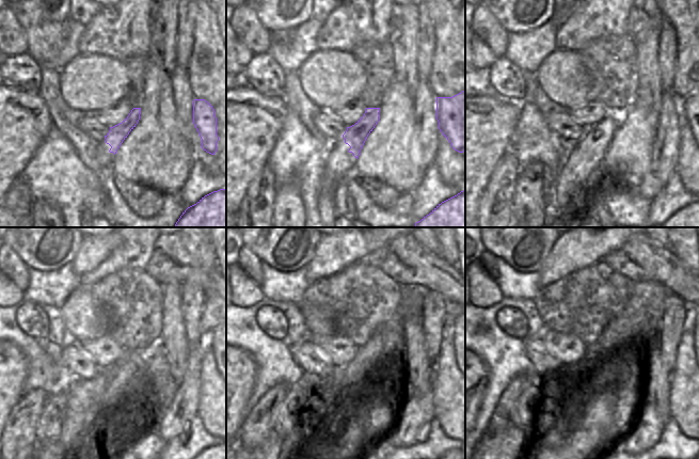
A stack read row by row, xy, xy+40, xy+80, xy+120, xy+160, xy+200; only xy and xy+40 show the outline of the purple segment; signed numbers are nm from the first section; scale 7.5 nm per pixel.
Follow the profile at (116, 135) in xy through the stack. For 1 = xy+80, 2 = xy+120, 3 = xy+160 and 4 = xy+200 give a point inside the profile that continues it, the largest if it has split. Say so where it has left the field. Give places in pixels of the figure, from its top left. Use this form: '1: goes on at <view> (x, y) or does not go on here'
1: goes on at xy+80 (598, 137)
2: goes on at xy+120 (122, 375)
3: goes on at xy+160 (388, 338)
4: goes on at xy+200 (646, 303)

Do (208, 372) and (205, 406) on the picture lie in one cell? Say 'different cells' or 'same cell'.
same cell

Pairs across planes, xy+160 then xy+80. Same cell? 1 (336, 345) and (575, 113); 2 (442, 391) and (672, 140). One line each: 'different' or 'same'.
1: same
2: different

